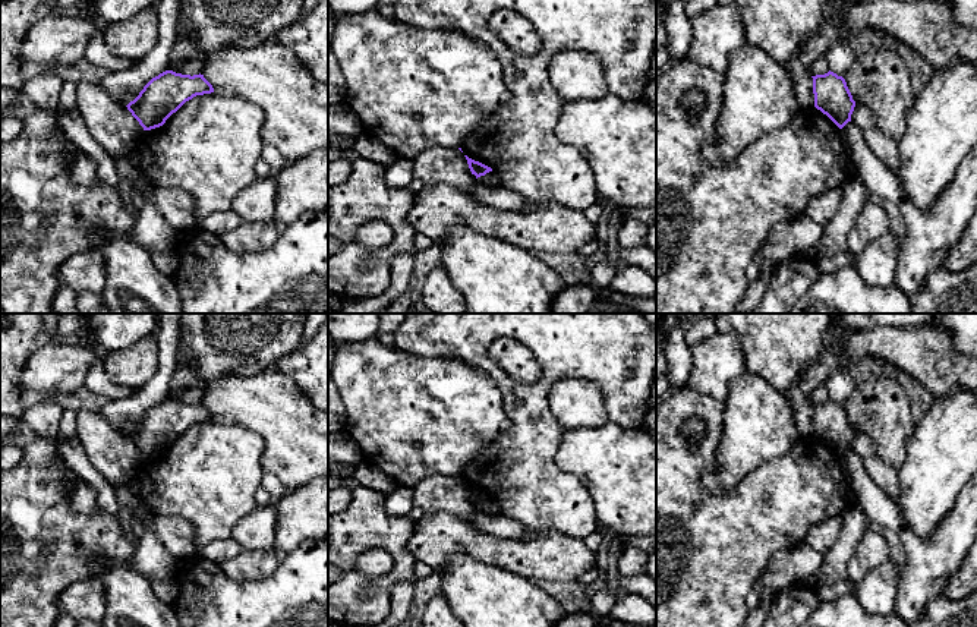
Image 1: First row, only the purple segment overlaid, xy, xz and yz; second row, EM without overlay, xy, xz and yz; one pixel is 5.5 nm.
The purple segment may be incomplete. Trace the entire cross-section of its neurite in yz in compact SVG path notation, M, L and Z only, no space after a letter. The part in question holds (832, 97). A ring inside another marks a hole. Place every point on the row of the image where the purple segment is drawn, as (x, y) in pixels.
M833 72L813 78L814 107L826 114L839 129L851 122L855 101L842 76Z

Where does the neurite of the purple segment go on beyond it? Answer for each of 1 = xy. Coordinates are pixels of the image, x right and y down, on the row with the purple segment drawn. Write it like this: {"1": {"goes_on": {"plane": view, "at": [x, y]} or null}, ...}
{"1": {"goes_on": null}}

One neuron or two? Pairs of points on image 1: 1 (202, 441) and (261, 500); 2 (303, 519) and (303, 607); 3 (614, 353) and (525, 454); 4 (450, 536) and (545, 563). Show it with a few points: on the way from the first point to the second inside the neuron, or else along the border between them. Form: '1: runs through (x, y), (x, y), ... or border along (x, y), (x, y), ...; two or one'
1: border along (261, 487), (255, 492), (255, 503), (258, 506); two
2: border along (312, 539), (303, 541), (287, 554); two
3: runs through (579, 353), (574, 353), (528, 403), (528, 419); one
4: runs through (473, 542), (494, 551), (522, 557); one

